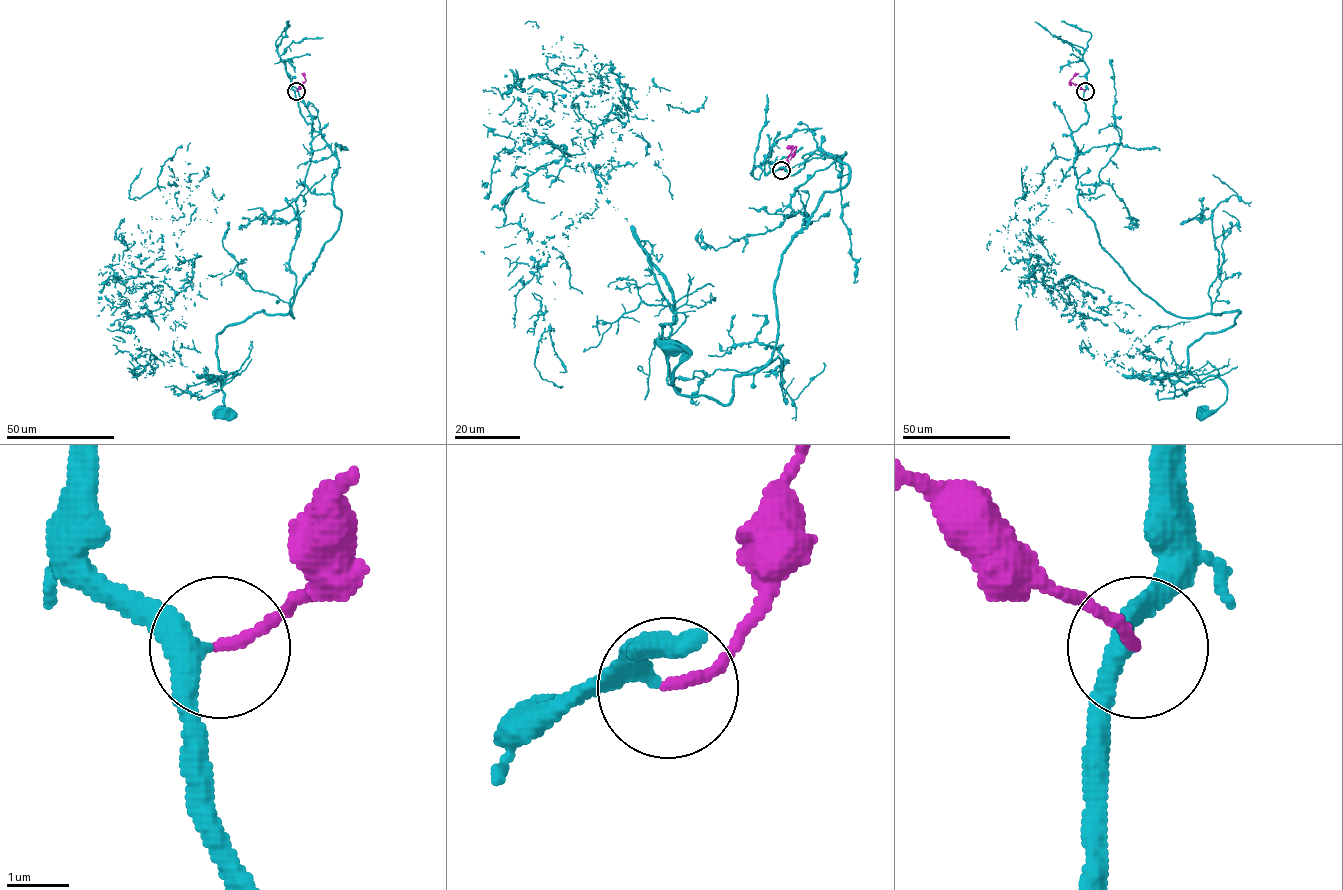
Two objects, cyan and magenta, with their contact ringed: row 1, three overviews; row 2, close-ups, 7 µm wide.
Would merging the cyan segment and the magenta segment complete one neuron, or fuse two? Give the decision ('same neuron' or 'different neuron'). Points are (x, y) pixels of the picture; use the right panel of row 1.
same neuron

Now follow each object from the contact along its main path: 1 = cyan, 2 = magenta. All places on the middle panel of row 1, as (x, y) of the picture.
1: (780, 170), (849, 171), (782, 255), (771, 358), (681, 395), (648, 256), (669, 384), (671, 345)
2: (781, 170), (795, 147), (790, 160)

